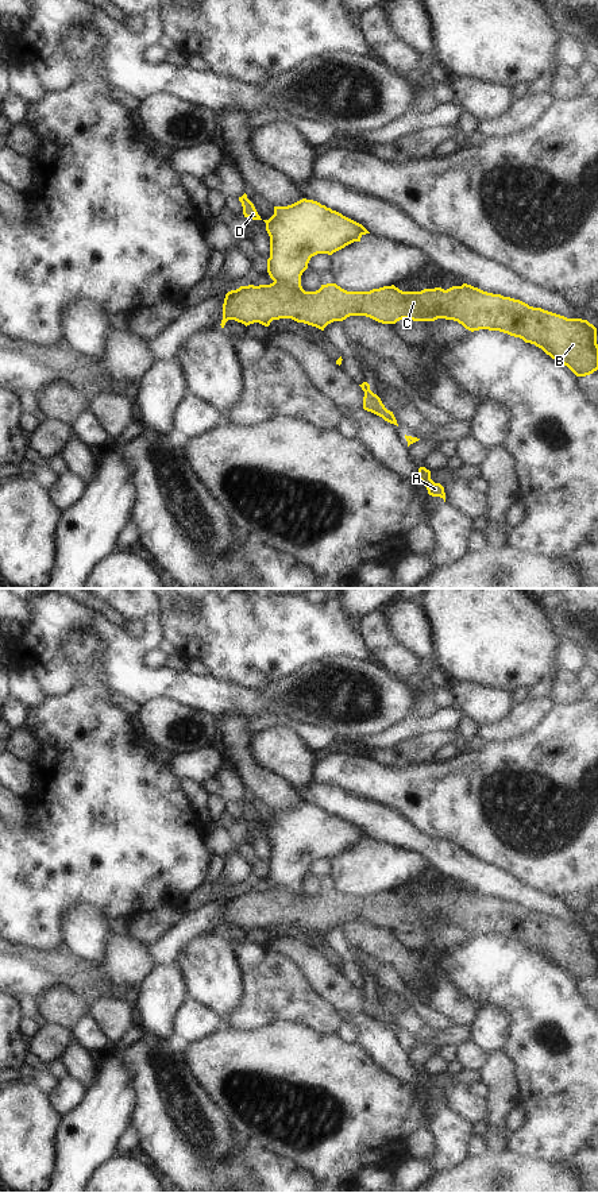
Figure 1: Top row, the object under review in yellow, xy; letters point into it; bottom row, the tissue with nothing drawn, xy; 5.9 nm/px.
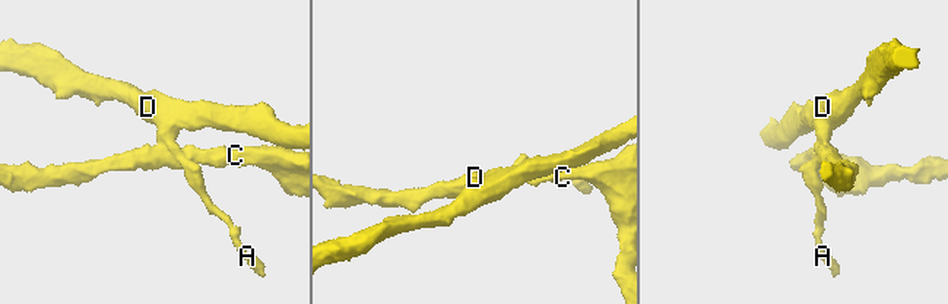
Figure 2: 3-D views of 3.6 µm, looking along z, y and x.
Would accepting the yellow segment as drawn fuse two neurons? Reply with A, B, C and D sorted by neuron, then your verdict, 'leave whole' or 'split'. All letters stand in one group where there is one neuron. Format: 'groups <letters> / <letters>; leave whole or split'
groups A D / B C; split

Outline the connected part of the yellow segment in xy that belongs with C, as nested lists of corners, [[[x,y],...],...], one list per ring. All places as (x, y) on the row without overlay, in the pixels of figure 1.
[[[288,888],[240,891],[225,899],[221,933],[228,924],[246,931],[292,923],[321,935],[350,920],[366,920],[382,928],[402,923],[413,926],[454,924],[466,934],[499,935],[541,953],[567,970],[576,981],[598,974],[597,933],[587,924],[533,912],[528,908],[483,896],[471,889],[402,896],[394,889],[370,896],[347,896],[336,888],[316,896],[298,895]]]

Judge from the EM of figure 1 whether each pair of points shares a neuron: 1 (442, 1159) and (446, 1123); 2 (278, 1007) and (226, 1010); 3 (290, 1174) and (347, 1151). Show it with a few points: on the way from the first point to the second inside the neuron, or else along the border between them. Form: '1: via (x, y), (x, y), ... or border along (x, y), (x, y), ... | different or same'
1: via (446, 1150), (446, 1132) | same
2: border along (243, 979), (243, 995), (228, 1023) | different
3: border along (274, 1154), (292, 1159), (315, 1178) | different

